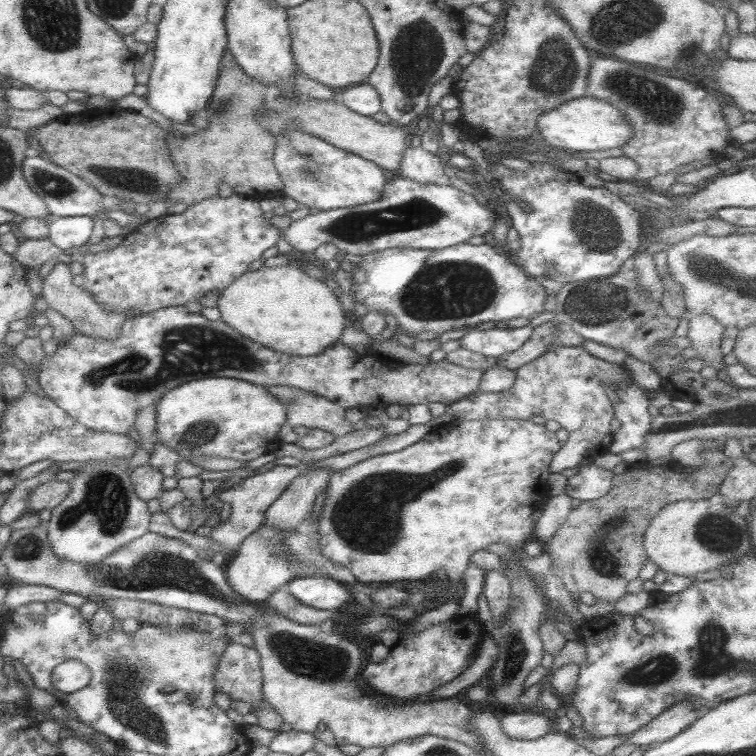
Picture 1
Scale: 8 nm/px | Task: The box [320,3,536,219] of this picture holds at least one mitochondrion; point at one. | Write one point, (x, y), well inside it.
(418, 50)

